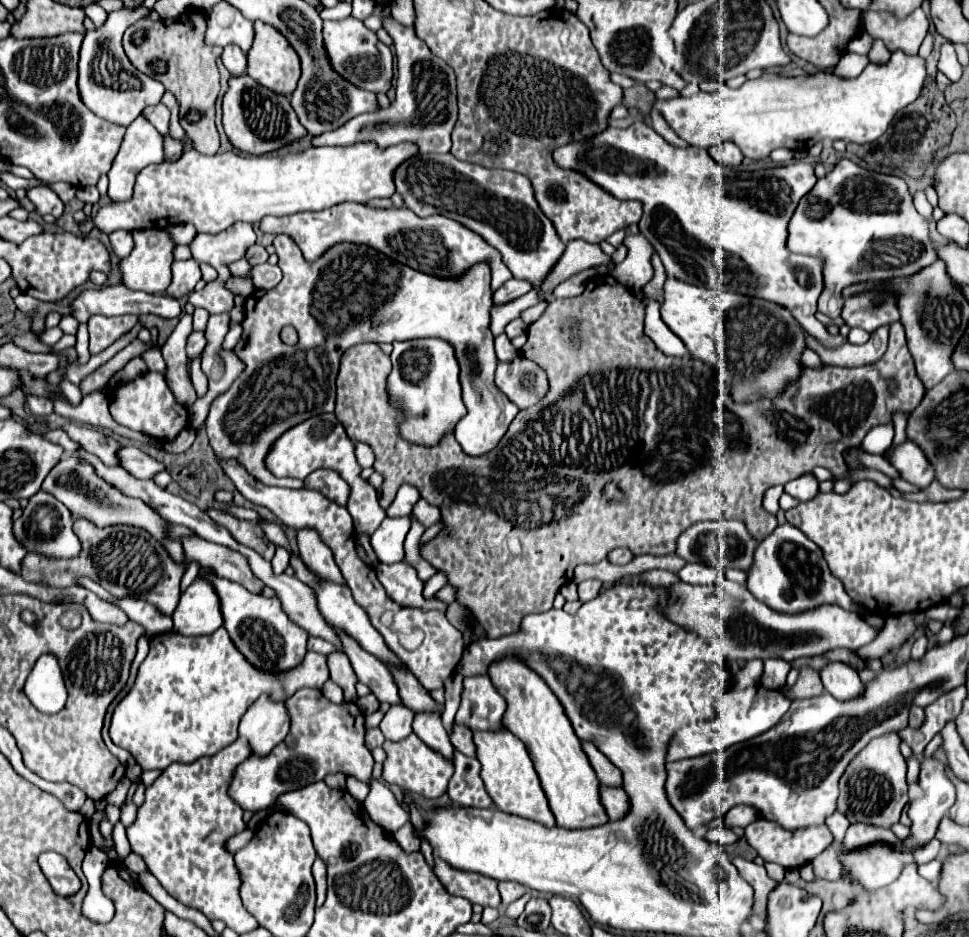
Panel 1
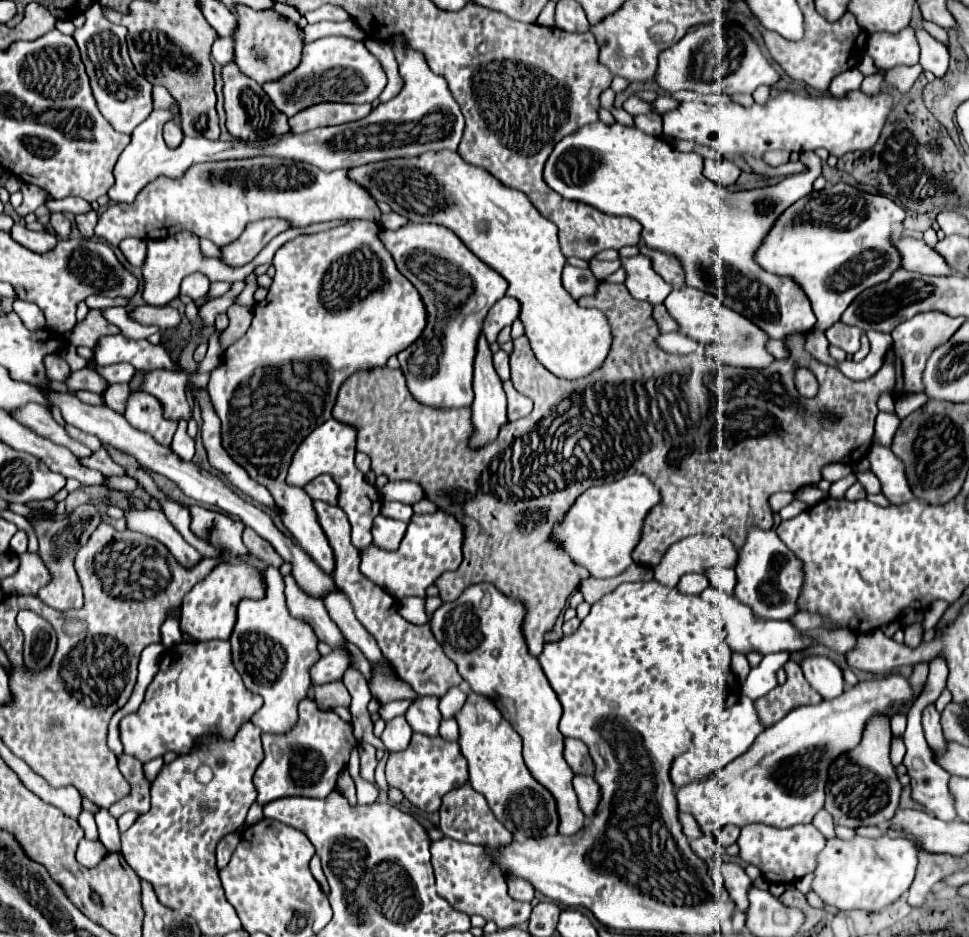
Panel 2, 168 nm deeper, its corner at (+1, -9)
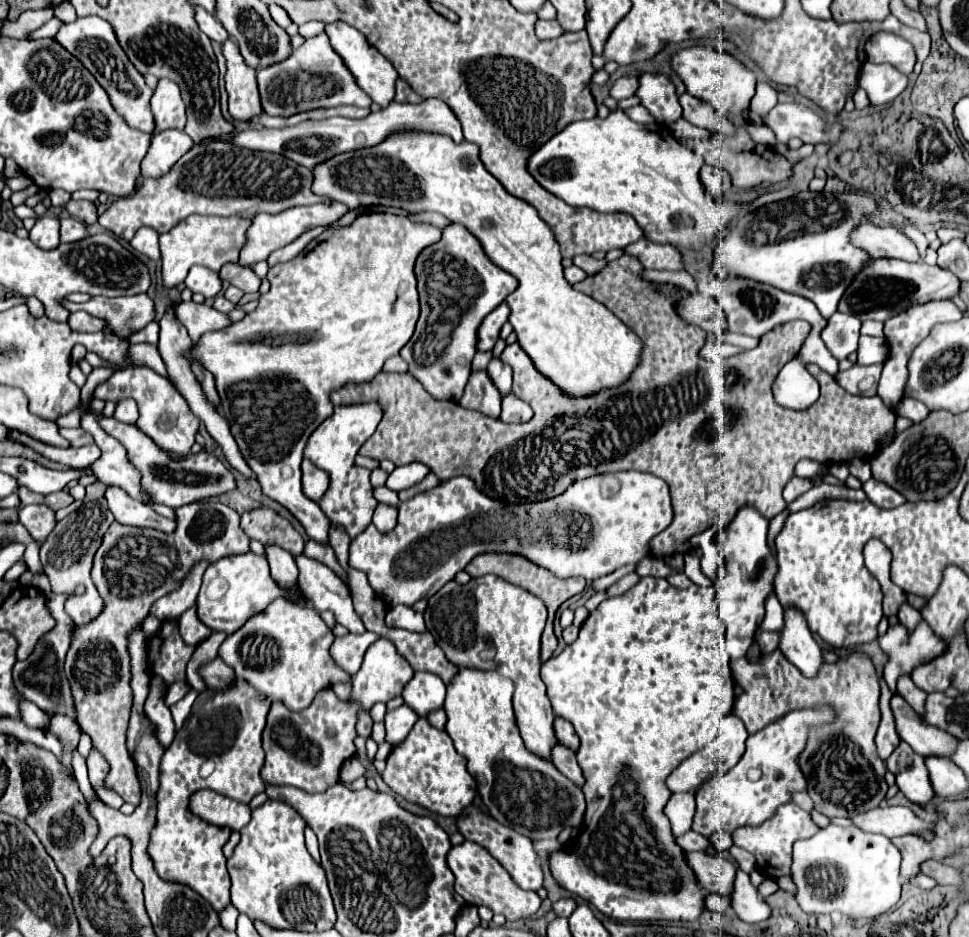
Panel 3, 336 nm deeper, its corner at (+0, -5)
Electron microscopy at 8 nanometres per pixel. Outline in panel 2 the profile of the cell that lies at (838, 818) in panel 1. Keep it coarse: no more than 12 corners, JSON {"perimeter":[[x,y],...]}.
{"perimeter":[[824,809],[816,813],[814,827],[826,837],[834,837],[834,819]]}

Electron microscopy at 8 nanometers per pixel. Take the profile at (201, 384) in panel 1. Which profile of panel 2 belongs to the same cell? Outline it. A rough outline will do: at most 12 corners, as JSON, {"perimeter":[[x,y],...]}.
{"perimeter":[[234,305],[226,311],[230,325],[220,335],[228,349],[252,321],[252,309]]}

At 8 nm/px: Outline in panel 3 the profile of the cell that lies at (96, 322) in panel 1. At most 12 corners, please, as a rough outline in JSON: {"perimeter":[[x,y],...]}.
{"perimeter":[[85,311],[71,313],[69,327],[81,333],[103,329],[103,321]]}

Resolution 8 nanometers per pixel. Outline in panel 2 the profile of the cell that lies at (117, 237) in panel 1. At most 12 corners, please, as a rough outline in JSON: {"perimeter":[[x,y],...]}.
{"perimeter":[[124,239],[118,247],[130,265],[142,267],[146,241]]}

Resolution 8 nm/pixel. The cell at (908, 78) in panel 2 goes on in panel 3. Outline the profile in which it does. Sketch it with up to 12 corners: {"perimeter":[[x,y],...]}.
{"perimeter":[[865,63],[859,87],[871,105],[891,103],[907,87],[893,65]]}

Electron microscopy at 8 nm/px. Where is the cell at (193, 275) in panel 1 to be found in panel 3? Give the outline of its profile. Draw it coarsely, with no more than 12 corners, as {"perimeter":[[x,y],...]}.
{"perimeter":[[191,267],[185,285],[207,299],[221,291],[219,273]]}

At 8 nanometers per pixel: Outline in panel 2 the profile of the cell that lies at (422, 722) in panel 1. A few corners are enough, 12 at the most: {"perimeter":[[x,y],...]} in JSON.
{"perimeter":[[418,697],[406,711],[416,733],[438,737],[436,697]]}

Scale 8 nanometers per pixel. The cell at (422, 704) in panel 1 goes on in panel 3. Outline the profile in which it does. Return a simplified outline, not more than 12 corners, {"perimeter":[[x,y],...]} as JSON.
{"perimeter":[[297,555],[299,587],[317,611],[333,611],[365,633],[345,583],[323,563]]}

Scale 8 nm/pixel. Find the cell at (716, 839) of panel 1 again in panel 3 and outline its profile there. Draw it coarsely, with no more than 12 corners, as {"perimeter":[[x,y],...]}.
{"perimeter":[[687,831],[677,837],[683,851],[705,851],[707,837]]}

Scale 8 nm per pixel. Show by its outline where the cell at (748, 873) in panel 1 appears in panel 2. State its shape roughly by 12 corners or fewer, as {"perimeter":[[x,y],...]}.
{"perimeter":[[716,859],[726,891],[746,913],[752,879],[738,863]]}

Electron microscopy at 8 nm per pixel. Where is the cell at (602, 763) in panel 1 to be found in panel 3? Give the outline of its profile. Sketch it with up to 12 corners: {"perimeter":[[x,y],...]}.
{"perimeter":[[555,715],[559,743],[577,751],[579,737],[567,719]]}

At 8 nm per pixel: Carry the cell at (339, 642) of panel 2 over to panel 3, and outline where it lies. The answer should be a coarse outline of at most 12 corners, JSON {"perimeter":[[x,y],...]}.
{"perimeter":[[265,545],[271,577],[285,589],[297,585],[293,555]]}

